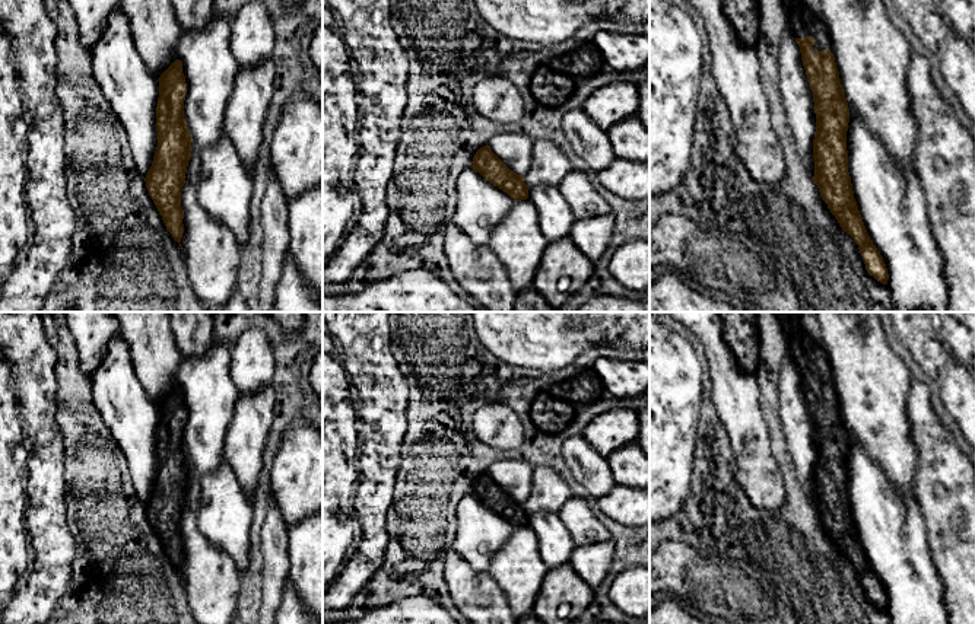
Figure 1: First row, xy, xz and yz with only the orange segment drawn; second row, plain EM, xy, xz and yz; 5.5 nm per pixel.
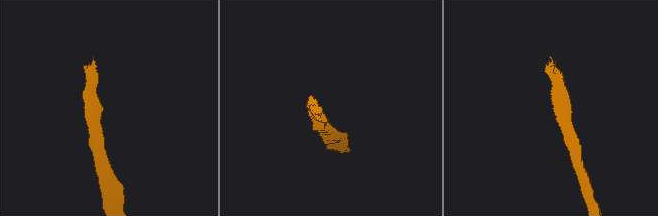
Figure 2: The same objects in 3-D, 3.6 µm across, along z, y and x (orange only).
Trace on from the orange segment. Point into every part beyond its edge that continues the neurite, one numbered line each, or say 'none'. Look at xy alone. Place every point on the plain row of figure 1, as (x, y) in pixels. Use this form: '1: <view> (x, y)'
none

